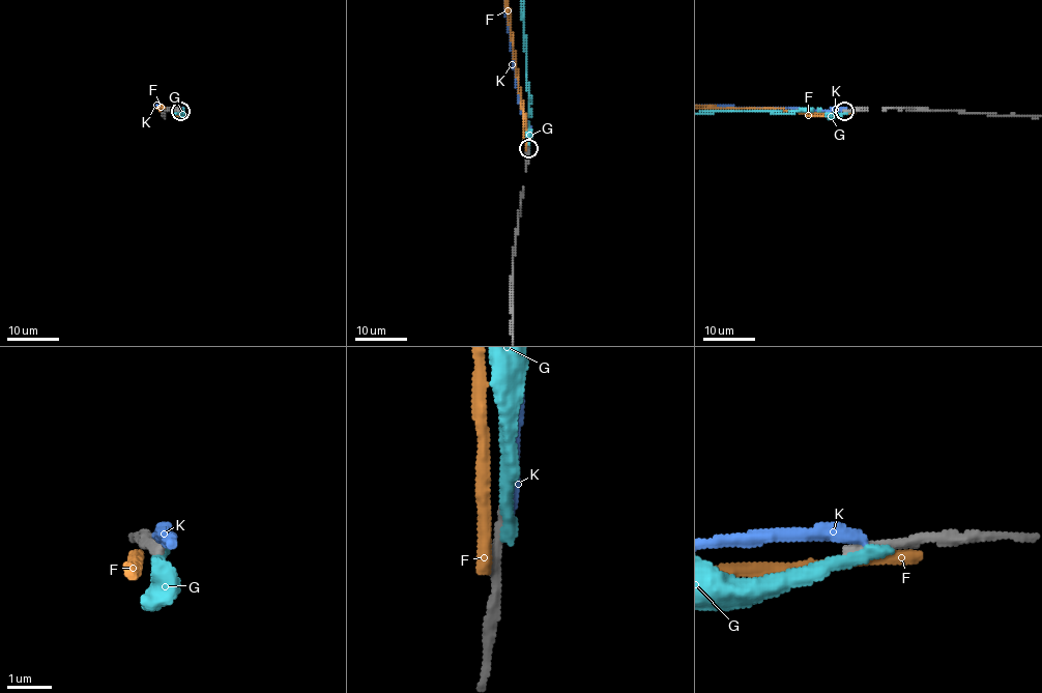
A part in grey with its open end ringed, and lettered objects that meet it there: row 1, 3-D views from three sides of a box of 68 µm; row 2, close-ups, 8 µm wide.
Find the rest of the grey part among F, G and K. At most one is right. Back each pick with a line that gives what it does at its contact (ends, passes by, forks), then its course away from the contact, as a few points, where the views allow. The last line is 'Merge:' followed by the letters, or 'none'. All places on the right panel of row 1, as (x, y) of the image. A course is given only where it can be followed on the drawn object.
Merge: none

